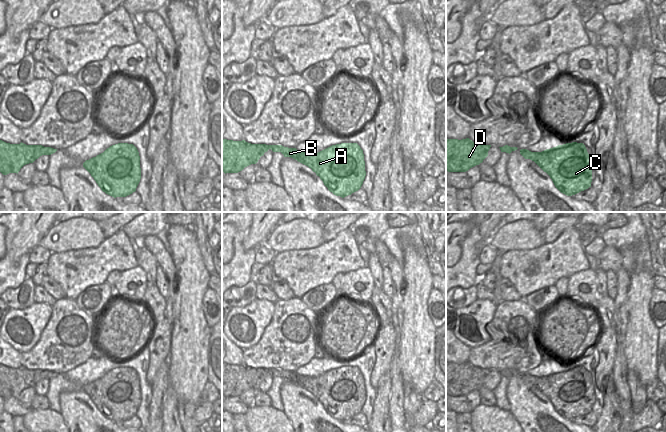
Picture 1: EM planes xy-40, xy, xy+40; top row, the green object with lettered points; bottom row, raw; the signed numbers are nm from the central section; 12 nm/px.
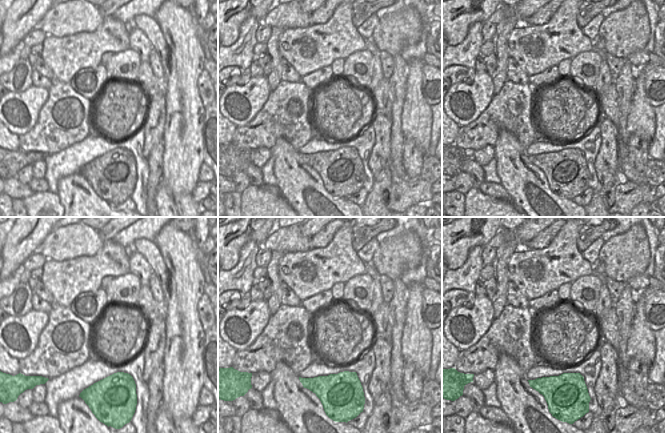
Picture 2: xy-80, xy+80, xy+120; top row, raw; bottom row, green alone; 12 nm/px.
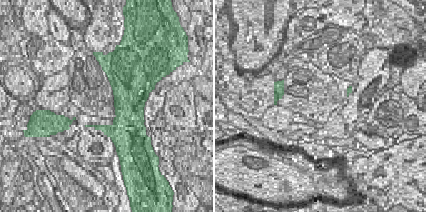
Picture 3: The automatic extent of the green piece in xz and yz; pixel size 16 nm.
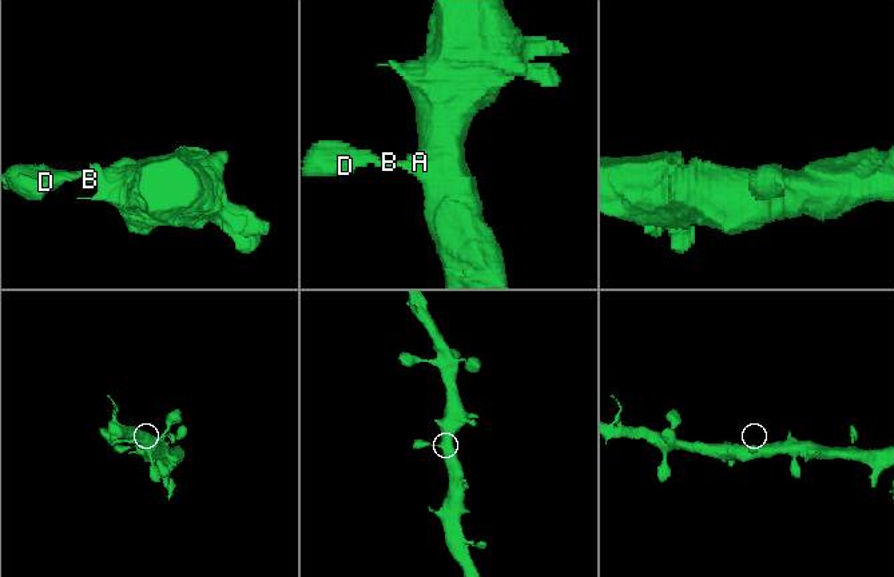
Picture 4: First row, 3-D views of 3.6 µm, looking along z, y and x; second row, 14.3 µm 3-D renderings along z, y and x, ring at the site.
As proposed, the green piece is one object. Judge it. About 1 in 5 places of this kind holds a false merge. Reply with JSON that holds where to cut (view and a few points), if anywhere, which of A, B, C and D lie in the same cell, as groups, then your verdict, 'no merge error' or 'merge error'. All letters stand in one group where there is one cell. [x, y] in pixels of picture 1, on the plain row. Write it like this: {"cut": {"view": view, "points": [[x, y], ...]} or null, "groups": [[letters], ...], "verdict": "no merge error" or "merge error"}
{"cut": null, "groups": [["A", "B", "C", "D"]], "verdict": "no merge error"}

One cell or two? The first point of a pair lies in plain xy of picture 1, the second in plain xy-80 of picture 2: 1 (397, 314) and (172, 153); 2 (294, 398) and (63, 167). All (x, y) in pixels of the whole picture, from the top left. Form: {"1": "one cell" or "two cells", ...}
{"1": "two cells", "2": "two cells"}

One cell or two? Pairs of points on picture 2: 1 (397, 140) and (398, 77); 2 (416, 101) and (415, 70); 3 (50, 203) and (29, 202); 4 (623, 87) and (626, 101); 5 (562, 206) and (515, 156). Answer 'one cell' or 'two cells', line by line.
1: one cell
2: one cell
3: one cell
4: one cell
5: one cell

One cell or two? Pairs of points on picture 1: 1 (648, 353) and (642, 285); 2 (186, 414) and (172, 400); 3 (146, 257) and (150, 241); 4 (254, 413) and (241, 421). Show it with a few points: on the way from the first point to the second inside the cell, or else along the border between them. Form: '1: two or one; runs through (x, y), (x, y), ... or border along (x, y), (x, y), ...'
1: one; runs through (641, 336), (641, 302)
2: two; border along (179, 401), (177, 406), (178, 421)
3: two; border along (144, 247), (155, 258), (158, 265)
4: two; border along (245, 415), (247, 421)

